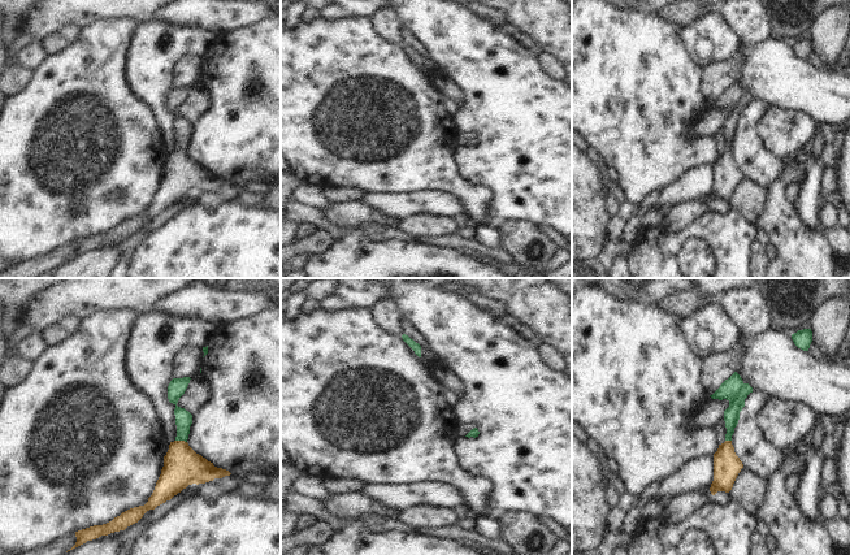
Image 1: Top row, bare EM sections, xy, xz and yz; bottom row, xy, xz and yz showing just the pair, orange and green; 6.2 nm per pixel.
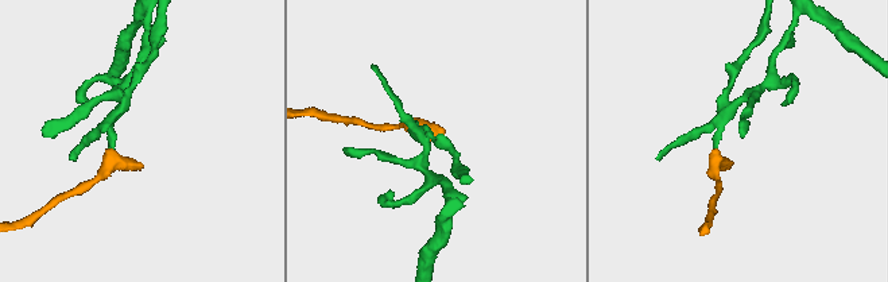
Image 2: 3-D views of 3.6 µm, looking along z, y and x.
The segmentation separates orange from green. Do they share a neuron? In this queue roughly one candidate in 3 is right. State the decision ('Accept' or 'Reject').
Accept.

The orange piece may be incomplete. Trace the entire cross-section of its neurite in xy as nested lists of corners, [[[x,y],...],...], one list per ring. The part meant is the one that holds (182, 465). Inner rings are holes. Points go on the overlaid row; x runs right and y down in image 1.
[[[190,377],[173,378],[168,386],[168,399],[175,406],[177,437],[174,442],[170,442],[169,450],[164,456],[161,474],[148,502],[144,506],[122,512],[107,524],[75,532],[77,542],[70,550],[101,536],[125,530],[127,526],[138,523],[147,511],[155,510],[157,506],[170,500],[188,485],[205,484],[231,474],[226,469],[214,467],[213,463],[196,454],[187,443],[192,415],[185,408],[178,407],[177,403],[185,394],[190,380]]]

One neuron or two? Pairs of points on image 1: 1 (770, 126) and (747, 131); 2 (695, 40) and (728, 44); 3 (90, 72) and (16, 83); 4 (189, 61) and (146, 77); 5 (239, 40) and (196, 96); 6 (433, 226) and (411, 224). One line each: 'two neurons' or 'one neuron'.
1: two neurons
2: one neuron
3: two neurons
4: two neurons
5: two neurons
6: one neuron

